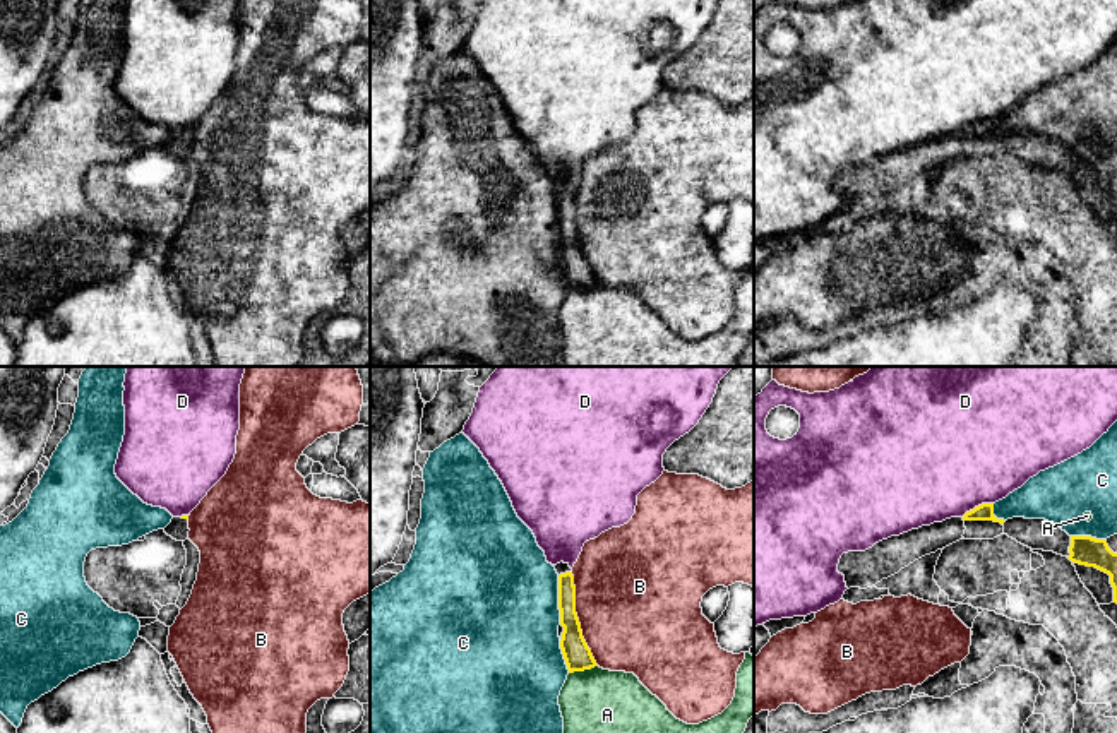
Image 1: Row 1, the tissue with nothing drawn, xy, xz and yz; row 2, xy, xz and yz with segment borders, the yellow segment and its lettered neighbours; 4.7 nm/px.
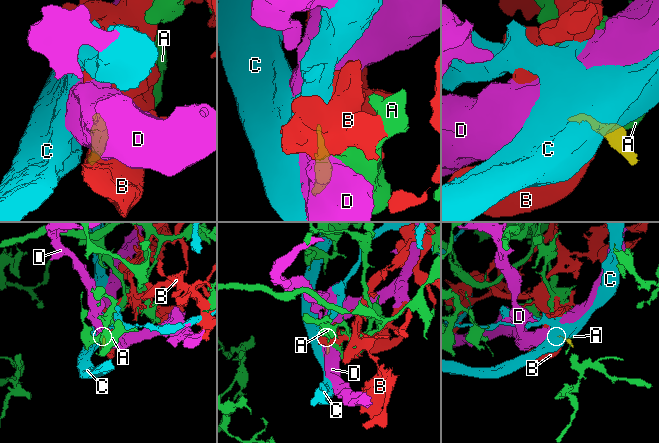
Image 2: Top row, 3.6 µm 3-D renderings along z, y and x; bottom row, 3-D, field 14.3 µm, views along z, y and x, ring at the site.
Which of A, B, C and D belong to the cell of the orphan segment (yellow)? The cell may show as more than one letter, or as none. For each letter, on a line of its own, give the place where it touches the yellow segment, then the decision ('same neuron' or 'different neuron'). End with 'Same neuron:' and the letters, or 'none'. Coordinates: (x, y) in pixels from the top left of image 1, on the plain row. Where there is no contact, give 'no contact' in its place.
A: xz (583, 286) | different neuron
B: xz (578, 235) | different neuron
C: xz (559, 216) | different neuron
D: yz (979, 122) | different neuron
Same neuron: none

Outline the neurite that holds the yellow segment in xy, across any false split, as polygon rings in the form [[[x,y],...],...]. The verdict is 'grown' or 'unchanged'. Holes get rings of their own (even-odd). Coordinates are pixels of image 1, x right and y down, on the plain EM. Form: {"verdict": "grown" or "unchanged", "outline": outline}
{"verdict": "grown", "outline": [[[188,132],[173,134],[164,144],[164,149],[176,158],[185,158],[188,154]]]}

